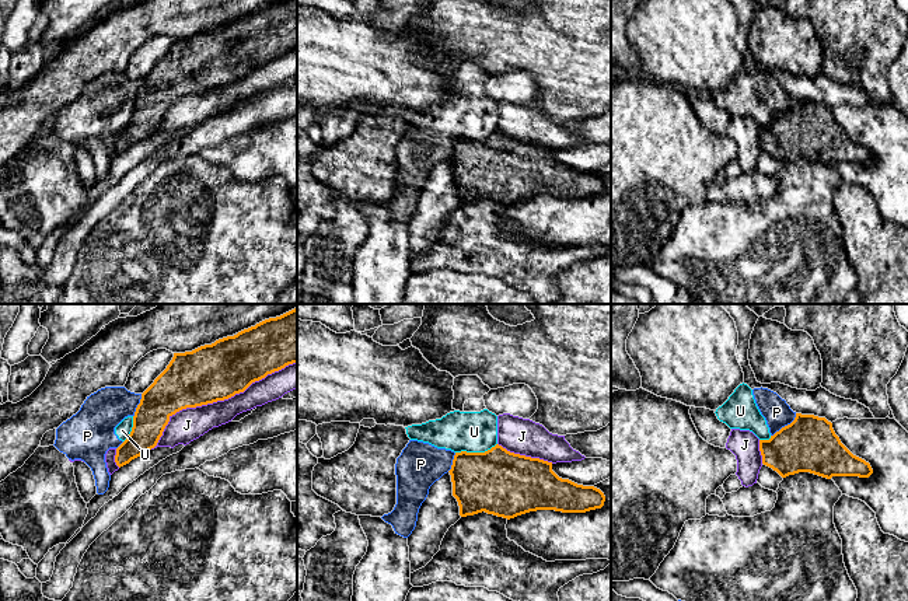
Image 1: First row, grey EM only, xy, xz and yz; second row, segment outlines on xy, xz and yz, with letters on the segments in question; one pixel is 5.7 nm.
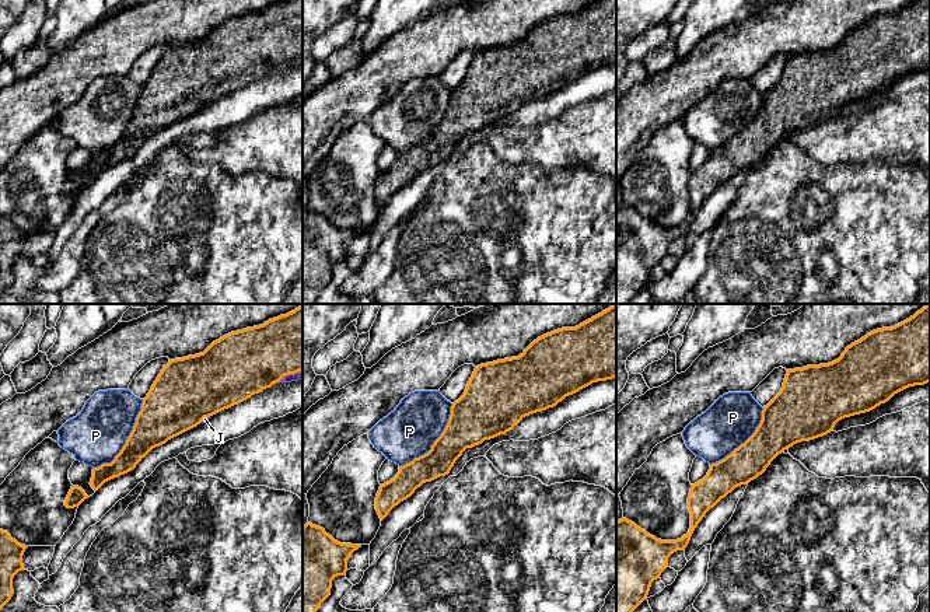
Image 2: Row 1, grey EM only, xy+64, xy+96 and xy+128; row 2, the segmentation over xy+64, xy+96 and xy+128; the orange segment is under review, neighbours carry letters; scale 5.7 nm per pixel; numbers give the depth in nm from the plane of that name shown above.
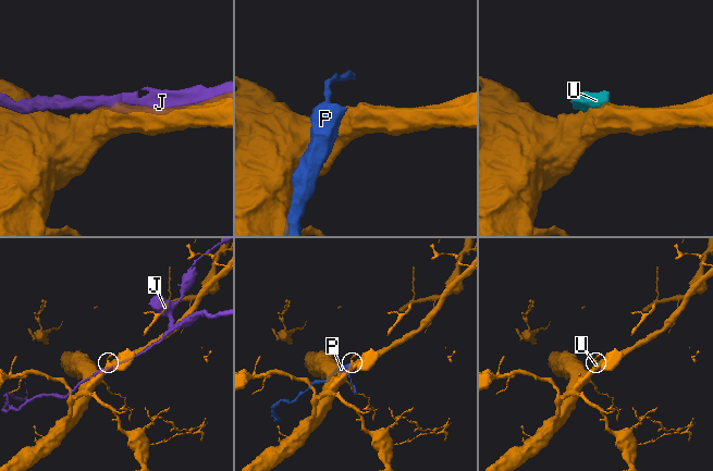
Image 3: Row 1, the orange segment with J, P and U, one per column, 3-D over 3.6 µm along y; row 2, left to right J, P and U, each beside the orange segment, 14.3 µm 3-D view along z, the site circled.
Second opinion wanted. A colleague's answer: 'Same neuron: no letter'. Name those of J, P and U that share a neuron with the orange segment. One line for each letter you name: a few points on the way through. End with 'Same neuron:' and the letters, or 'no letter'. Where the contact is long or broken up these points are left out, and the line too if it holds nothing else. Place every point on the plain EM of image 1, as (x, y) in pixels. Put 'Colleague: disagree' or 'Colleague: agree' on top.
Colleague: agree
Same neuron: no letter

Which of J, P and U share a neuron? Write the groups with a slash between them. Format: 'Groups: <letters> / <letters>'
Groups: J / P U

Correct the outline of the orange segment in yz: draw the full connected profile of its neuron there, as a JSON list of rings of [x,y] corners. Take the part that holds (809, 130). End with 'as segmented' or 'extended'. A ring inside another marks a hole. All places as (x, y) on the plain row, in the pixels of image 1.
[[[796,99],[794,106],[769,126],[759,126],[762,150],[782,164],[810,158],[832,163],[869,164],[869,148],[853,141],[839,126],[825,104]]]; as segmented

